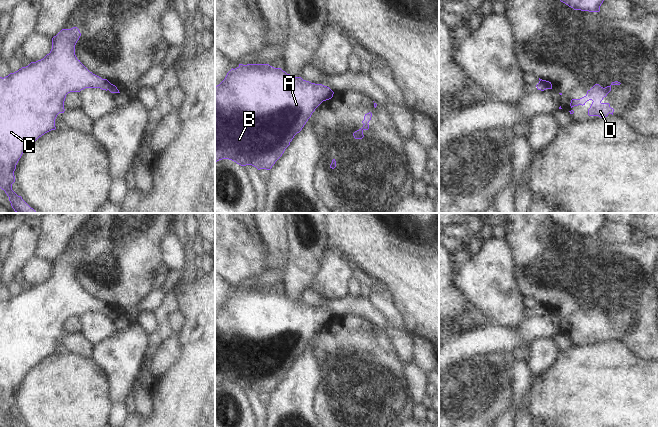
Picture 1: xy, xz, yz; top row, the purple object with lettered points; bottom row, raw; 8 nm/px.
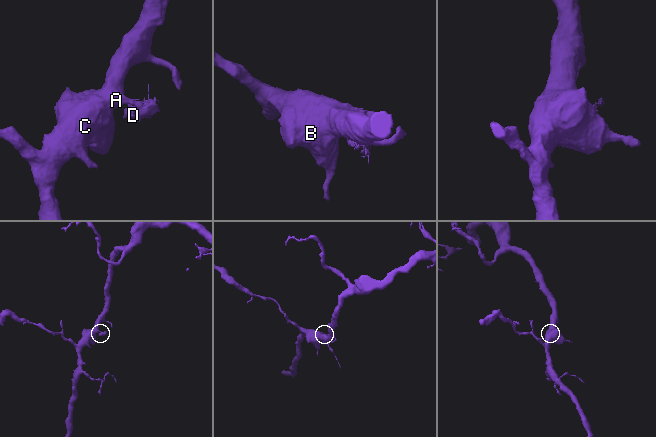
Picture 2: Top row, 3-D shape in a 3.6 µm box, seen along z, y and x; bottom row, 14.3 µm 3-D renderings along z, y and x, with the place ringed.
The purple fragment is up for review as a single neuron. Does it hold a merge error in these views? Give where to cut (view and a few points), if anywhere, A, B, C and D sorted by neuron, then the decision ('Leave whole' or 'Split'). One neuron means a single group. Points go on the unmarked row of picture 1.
Split along xy (104, 303), (109, 308), (109, 313). Groups: A B C / D. Split

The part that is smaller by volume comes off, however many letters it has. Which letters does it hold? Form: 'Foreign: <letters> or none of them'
Foreign: D

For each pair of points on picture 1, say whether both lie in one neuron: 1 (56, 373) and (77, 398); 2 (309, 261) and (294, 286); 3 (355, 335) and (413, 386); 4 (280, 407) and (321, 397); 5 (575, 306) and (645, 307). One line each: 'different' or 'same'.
1: same
2: same
3: different
4: different
5: same

